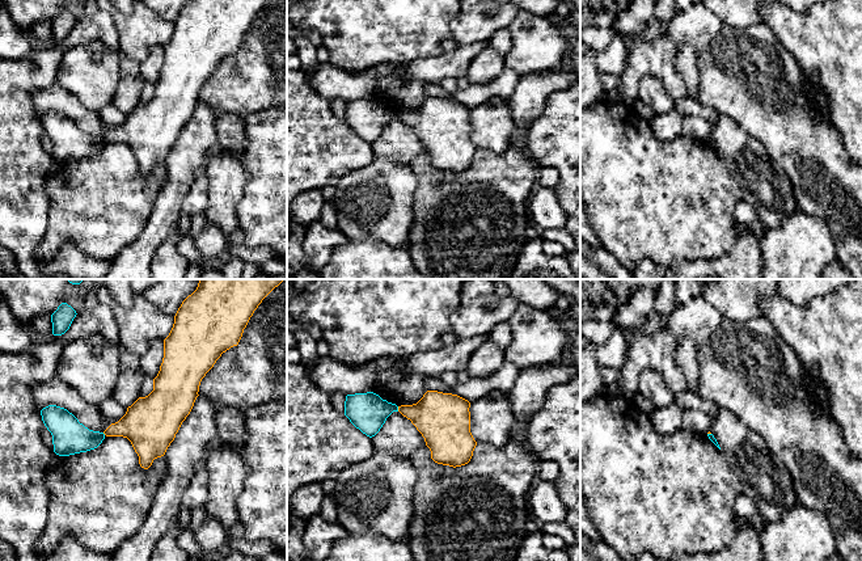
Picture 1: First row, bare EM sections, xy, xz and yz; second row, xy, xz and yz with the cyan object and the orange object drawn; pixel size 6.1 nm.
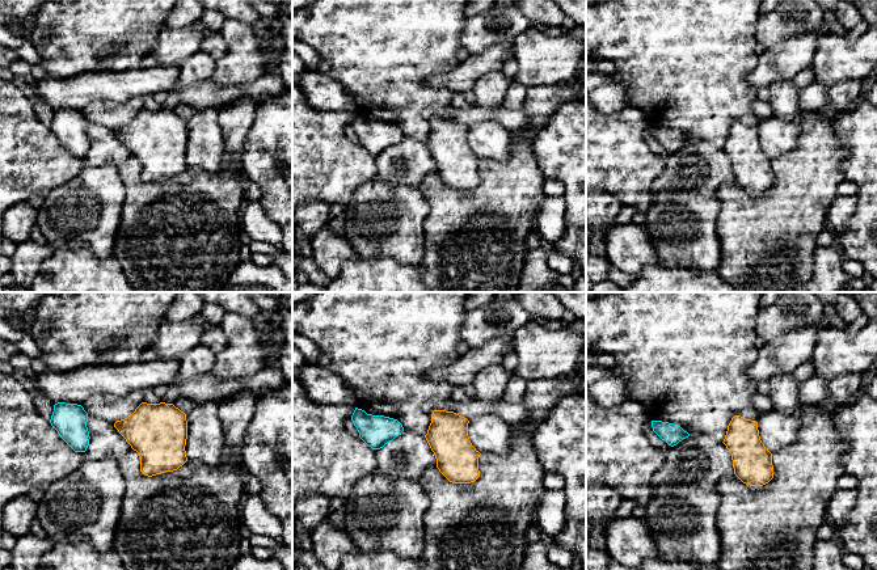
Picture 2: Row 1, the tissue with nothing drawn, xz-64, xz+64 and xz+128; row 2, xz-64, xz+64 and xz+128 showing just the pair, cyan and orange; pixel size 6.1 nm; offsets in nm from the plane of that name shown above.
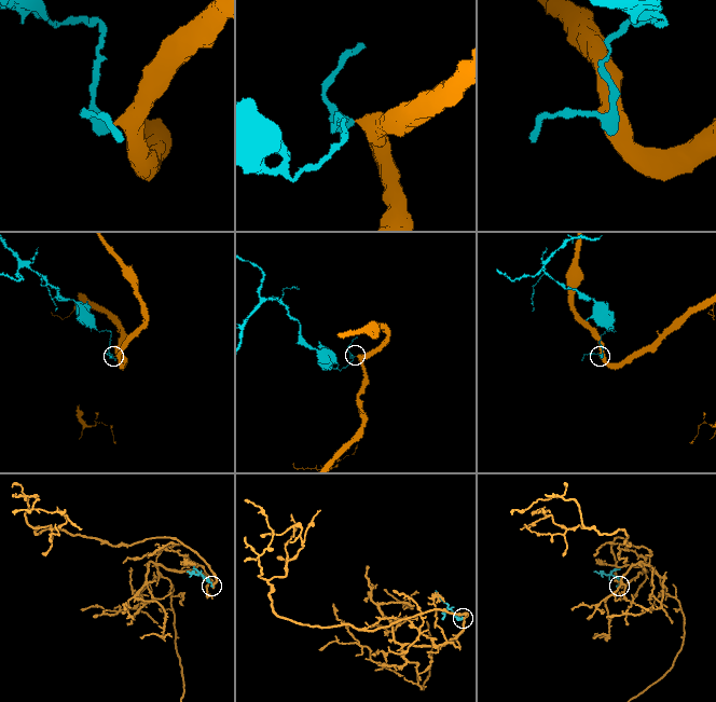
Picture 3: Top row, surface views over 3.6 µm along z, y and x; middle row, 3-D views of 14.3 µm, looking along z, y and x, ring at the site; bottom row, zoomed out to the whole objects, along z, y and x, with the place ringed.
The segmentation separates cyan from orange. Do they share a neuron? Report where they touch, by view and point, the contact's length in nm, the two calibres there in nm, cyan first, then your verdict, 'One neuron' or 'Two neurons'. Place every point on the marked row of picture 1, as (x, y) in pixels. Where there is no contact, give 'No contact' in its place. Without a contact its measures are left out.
Touches cyan at xz (397, 409). Shared border 30 nm. Thickness 240 nm (cyan) against 300 nm. Two neurons

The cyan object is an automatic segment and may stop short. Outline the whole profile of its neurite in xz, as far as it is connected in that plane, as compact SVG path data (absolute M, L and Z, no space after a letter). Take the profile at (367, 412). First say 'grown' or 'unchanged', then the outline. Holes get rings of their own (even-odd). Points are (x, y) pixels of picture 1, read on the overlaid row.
unchanged; M373 392L346 396L345 416L369 438L380 431L393 412L398 412L398 406Z

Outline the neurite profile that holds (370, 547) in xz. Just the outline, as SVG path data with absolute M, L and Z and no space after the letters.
M380 533L351 535L337 540L324 561L415 561L407 541L397 543Z

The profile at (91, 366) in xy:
M101 336L71 341L59 357L55 377L72 387L86 402L100 405L114 395L121 350L121 345Z

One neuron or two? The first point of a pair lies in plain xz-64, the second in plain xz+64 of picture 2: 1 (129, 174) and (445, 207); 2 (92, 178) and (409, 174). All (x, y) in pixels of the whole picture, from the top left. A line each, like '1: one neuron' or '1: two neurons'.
1: one neuron
2: two neurons

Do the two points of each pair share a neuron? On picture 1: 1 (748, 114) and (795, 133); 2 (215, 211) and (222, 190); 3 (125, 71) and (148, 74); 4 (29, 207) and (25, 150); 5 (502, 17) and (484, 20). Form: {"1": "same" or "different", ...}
{"1": "same", "2": "same", "3": "different", "4": "same", "5": "same"}

